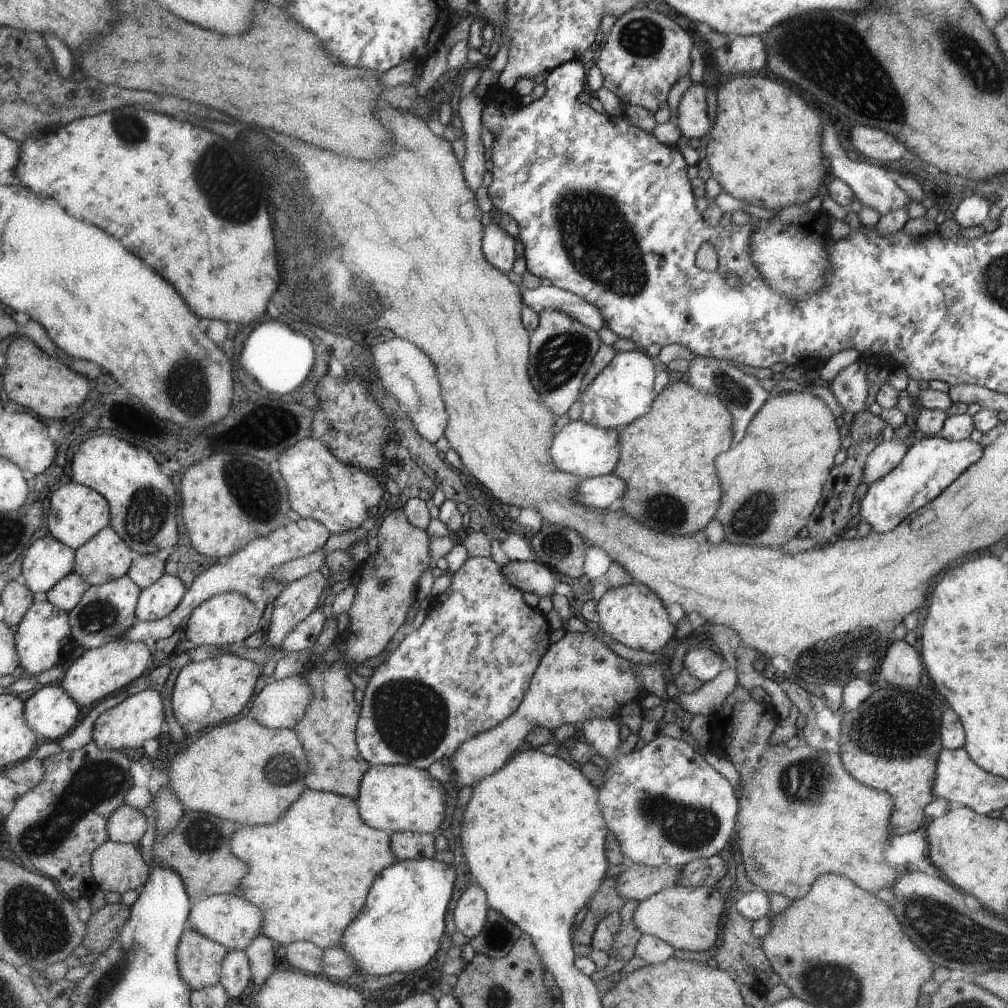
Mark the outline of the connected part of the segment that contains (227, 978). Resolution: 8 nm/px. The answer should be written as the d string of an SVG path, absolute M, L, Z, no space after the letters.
M228 949L220 971L220 984L226 990L227 995L233 997L241 996L247 984L251 980L249 962L244 951Z

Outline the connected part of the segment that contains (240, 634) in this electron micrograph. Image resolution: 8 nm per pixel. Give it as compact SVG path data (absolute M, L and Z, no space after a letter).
M221 593L213 595L213 598L197 607L188 618L185 636L187 640L197 646L213 645L223 647L233 642L243 642L257 630L259 612L255 610L253 602L239 593Z

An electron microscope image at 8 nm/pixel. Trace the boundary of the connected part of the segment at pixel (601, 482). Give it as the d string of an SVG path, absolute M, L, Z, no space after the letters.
M615 473L582 479L576 488L574 501L594 509L607 509L623 494L626 482Z

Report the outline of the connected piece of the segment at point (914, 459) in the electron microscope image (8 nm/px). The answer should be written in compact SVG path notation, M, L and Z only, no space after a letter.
M923 437L911 445L900 461L878 481L868 486L860 501L858 513L878 533L893 530L913 511L935 499L948 484L951 484L963 471L983 455L984 446L971 441L948 441L938 437Z

